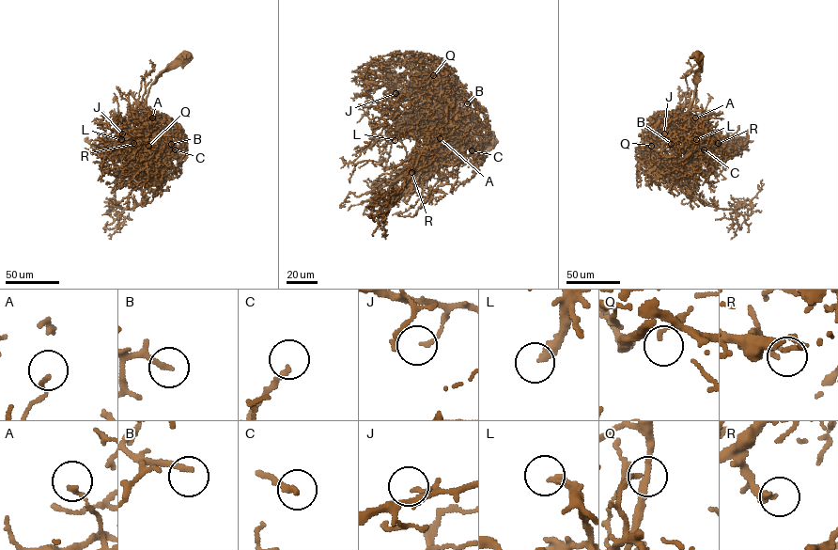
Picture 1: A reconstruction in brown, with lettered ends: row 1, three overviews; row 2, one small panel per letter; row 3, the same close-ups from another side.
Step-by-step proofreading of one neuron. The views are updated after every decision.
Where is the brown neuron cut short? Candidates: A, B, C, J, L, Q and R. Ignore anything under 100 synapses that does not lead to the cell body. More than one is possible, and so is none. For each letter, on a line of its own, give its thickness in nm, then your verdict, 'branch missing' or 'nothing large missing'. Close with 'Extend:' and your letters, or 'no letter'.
A: calibre 160 nm; nothing large missing
B: calibre 150 nm; nothing large missing
C: calibre 190 nm; nothing large missing
J: calibre 140 nm; nothing large missing
L: calibre 280 nm; branch missing
Q: calibre 160 nm; nothing large missing
R: calibre 220 nm; branch missing
Extend: L, R

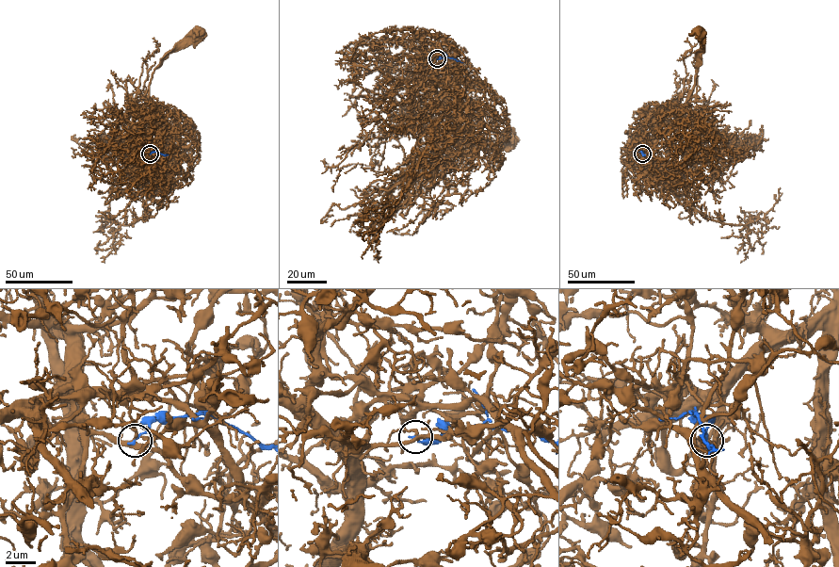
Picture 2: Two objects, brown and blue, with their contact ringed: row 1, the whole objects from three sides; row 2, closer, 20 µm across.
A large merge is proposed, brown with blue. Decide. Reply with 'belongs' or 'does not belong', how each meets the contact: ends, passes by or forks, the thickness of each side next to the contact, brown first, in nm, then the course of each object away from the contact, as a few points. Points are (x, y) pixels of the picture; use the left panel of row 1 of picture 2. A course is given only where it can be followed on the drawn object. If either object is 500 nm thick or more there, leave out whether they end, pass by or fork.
does not belong; brown forks; blue ends; calibres 260 and 170 nm; course brown (151, 153), (146, 152), (142, 140), (141, 109), (147, 100), (151, 74), (169, 53), (198, 35); course blue (151, 153), (157, 152), (168, 154)

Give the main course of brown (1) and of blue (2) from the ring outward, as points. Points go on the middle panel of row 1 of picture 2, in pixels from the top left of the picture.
1: (437, 58), (429, 60), (425, 102), (425, 113), (432, 122), (434, 133), (465, 147), (497, 148), (507, 139)
2: (437, 58), (447, 57), (462, 62)

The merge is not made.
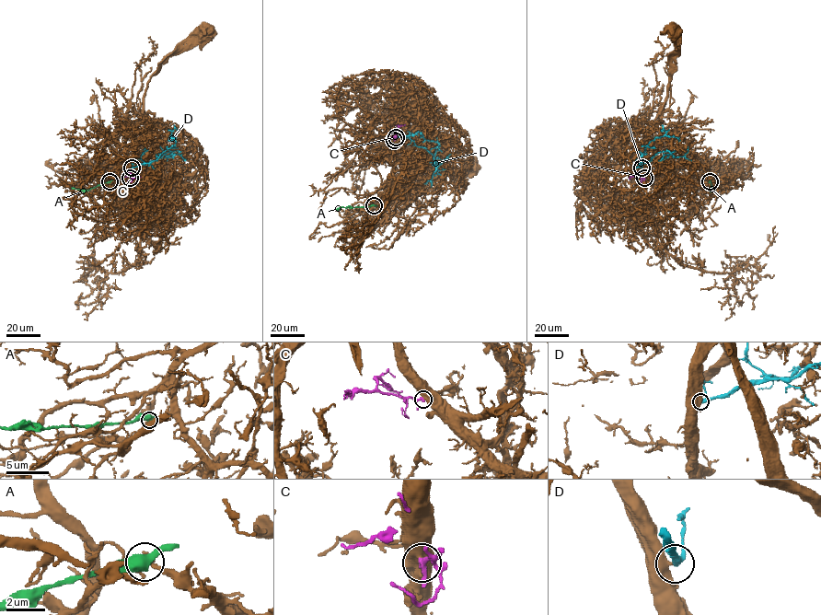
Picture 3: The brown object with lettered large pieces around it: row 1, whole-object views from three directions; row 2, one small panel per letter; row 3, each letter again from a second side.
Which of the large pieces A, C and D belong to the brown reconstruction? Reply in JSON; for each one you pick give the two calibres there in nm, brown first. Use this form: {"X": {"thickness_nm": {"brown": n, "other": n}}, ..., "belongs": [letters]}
{"C": {"thickness_nm": {"brown": 750, "other": 180}}, "belongs": ["C"]}

